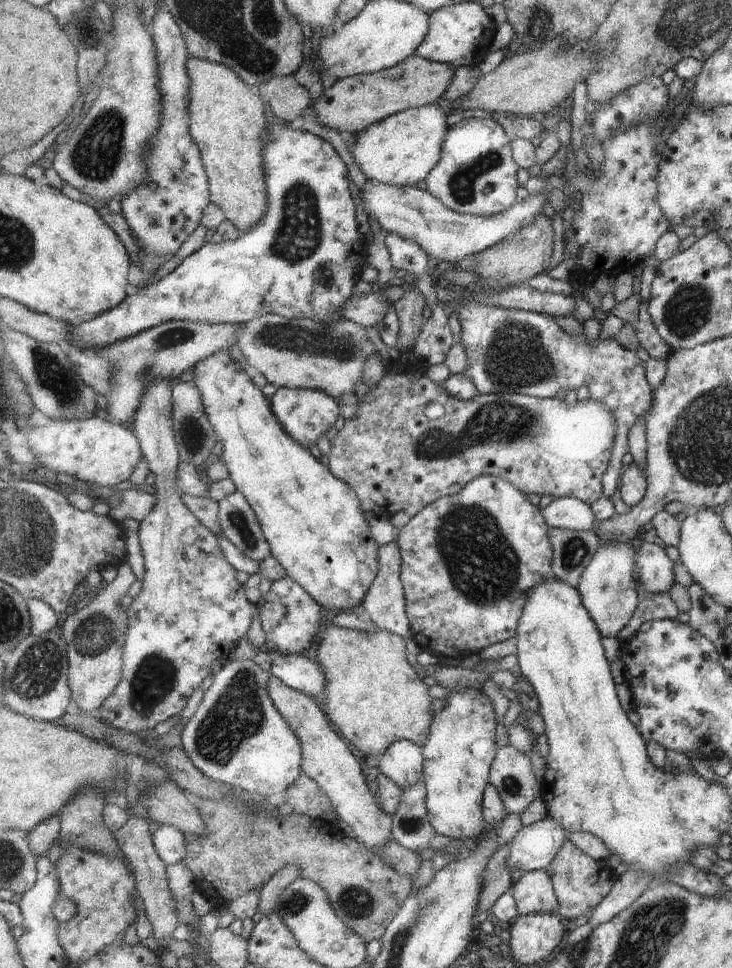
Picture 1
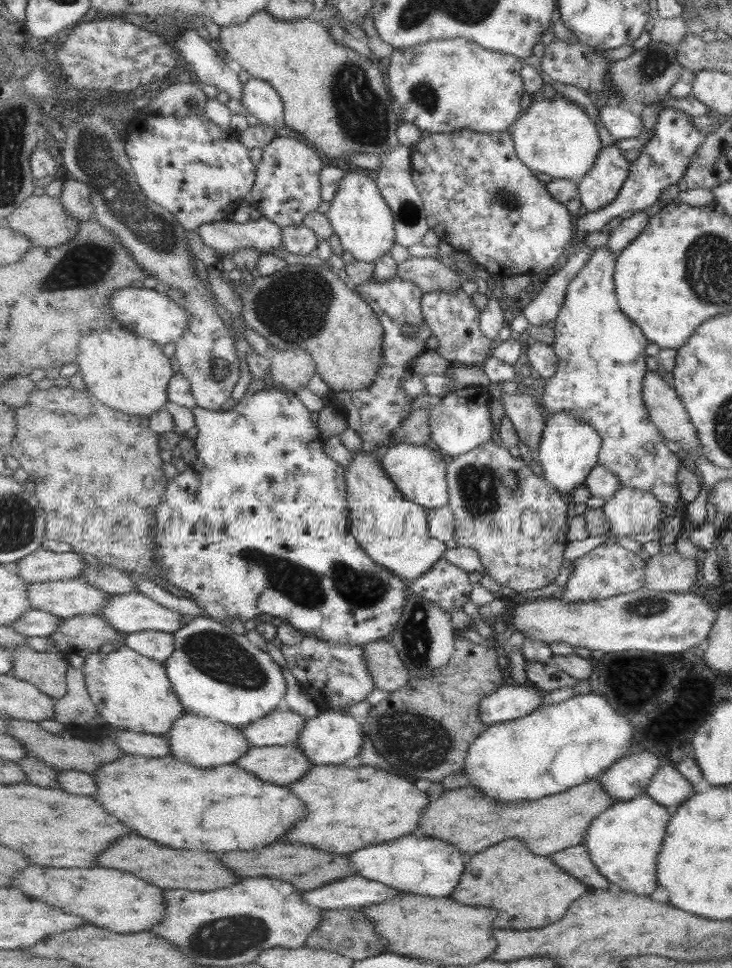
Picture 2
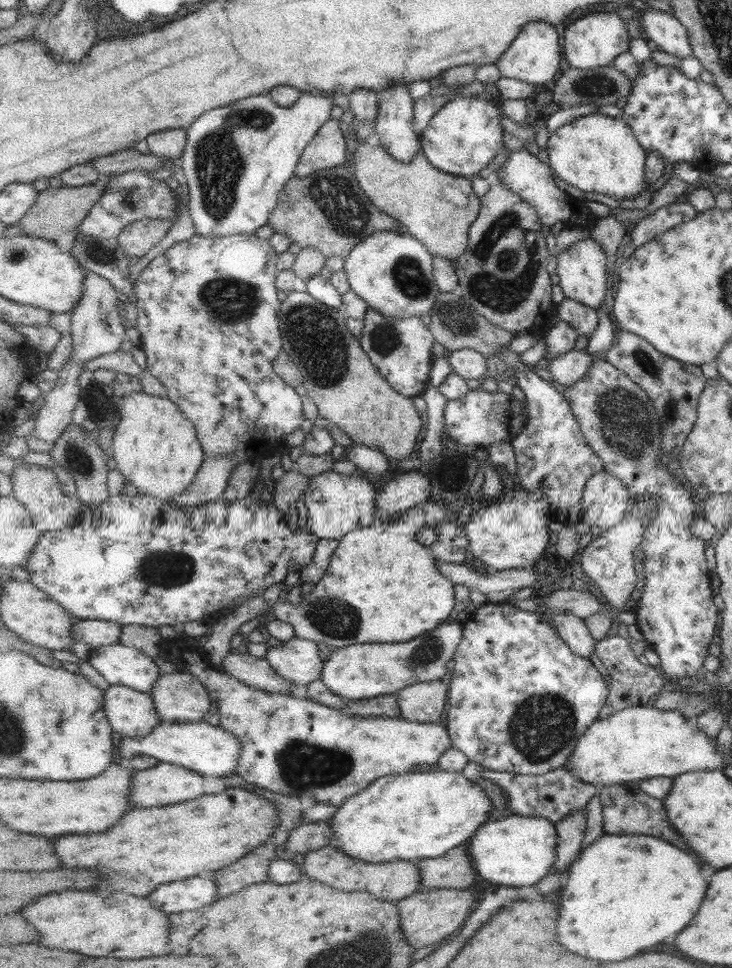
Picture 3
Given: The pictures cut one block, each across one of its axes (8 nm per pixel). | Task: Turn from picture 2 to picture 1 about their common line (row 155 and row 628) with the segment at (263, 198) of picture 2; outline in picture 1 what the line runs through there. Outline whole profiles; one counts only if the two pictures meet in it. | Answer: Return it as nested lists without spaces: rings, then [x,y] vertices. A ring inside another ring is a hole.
[[[294,578],[274,582],[270,594],[263,595],[259,610],[263,628],[267,634],[266,646],[272,653],[279,652],[284,656],[302,656],[310,650],[316,634],[322,628],[322,605]]]

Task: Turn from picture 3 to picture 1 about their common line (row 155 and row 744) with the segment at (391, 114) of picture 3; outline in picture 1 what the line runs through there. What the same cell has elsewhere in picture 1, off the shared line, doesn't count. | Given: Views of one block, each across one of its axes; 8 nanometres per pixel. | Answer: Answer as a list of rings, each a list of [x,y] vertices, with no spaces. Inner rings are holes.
[[[400,740],[390,746],[388,752],[381,756],[380,764],[382,772],[404,790],[416,788],[416,784],[425,780],[425,752],[410,740]]]

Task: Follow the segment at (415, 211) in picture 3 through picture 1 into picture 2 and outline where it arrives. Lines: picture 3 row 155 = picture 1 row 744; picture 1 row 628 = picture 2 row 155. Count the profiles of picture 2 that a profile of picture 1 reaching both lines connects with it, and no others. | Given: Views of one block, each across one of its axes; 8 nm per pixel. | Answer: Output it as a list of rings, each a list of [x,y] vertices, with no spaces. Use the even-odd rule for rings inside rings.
[[[266,10],[258,13],[258,15],[254,15],[250,21],[244,24],[222,26],[219,40],[224,54],[236,60],[252,77],[267,80],[283,96],[287,126],[305,135],[322,153],[325,153],[330,158],[335,158],[339,164],[345,164],[346,158],[351,154],[370,152],[370,154],[380,155],[403,145],[397,133],[399,126],[404,121],[402,117],[403,110],[399,104],[396,104],[392,100],[392,94],[386,88],[383,71],[384,64],[378,62],[373,56],[368,59],[368,57],[363,56],[360,52],[349,48],[348,45],[338,44],[326,25],[322,25],[322,23],[320,24],[320,22],[310,20],[309,18],[296,21],[280,21],[280,19],[274,17],[274,15],[268,13],[268,10]]]

